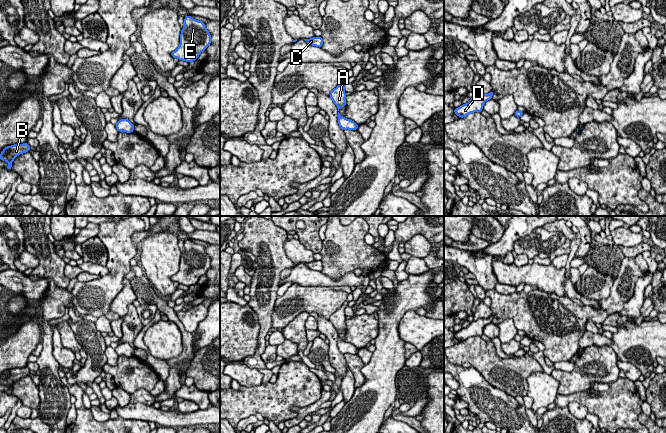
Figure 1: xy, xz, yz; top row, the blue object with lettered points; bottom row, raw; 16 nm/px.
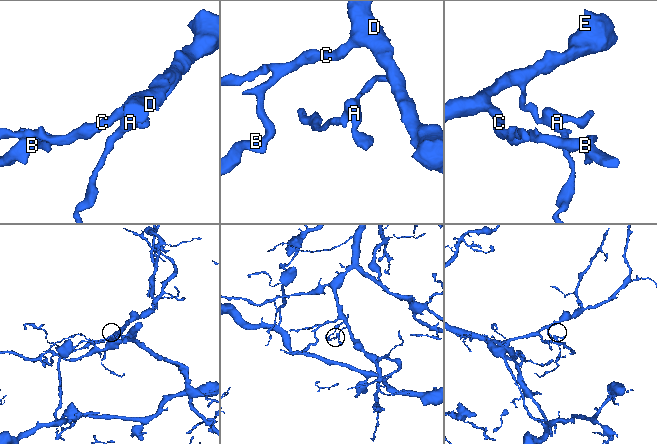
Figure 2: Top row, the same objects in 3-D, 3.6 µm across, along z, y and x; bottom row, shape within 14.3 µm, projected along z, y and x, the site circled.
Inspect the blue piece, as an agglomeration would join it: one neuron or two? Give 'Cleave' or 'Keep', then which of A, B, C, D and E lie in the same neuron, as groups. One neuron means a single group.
Keep. Groups: A B C D E

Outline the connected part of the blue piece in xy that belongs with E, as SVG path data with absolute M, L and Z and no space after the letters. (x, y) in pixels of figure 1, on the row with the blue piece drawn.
M189 15L184 18L184 26L181 29L179 47L171 53L171 56L193 62L211 44L211 35L203 21L195 20Z

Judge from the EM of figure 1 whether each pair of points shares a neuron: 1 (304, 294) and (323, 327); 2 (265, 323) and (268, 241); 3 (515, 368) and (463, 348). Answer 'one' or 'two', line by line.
1: two
2: one
3: one

